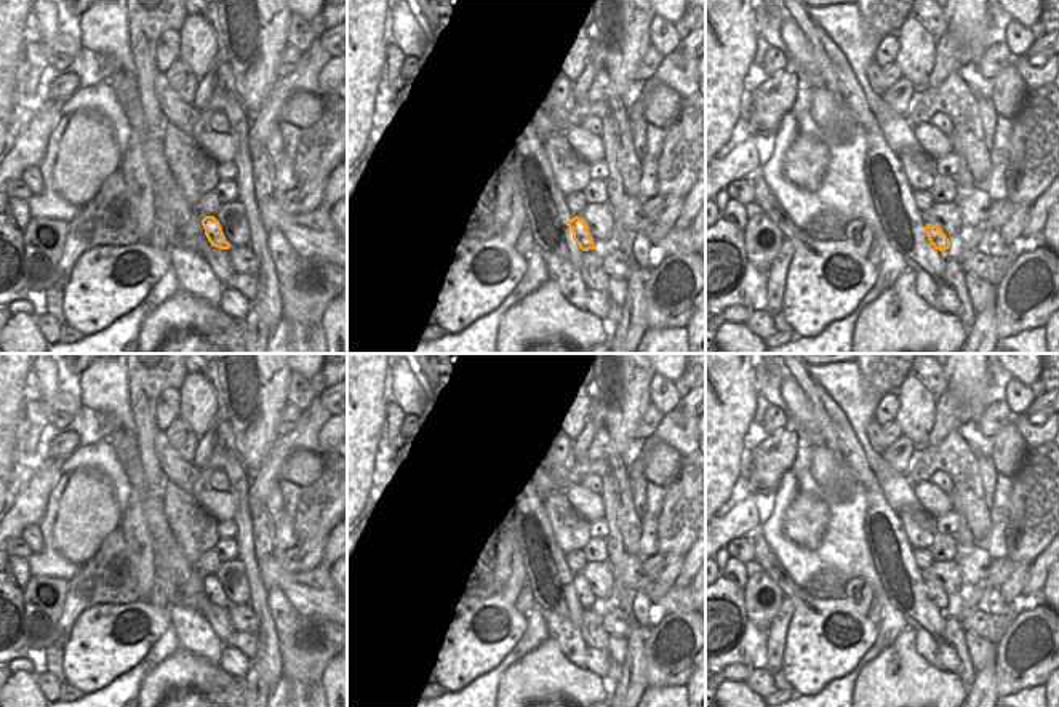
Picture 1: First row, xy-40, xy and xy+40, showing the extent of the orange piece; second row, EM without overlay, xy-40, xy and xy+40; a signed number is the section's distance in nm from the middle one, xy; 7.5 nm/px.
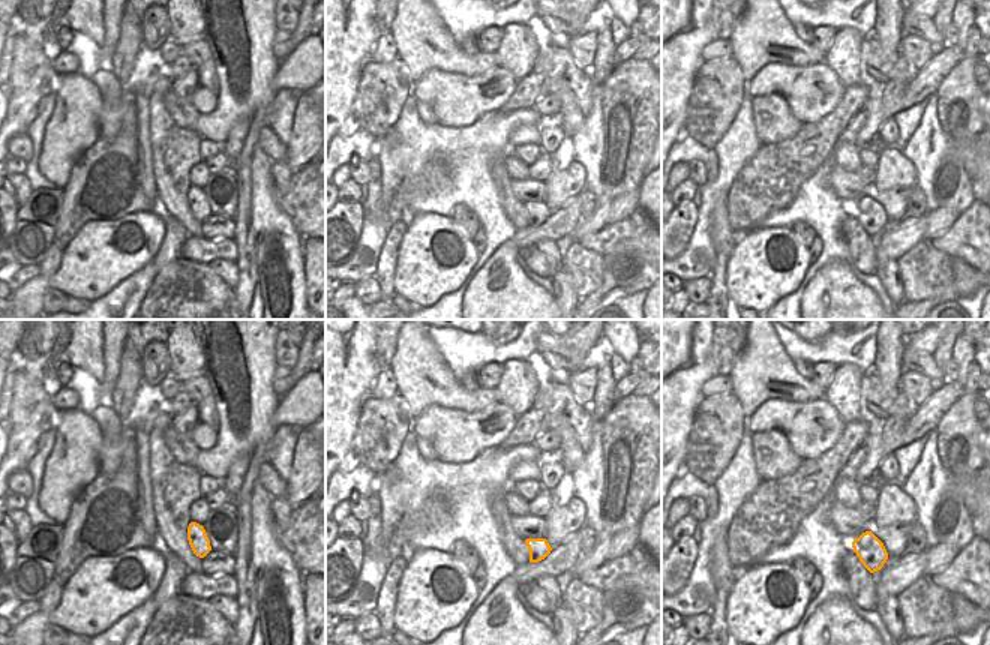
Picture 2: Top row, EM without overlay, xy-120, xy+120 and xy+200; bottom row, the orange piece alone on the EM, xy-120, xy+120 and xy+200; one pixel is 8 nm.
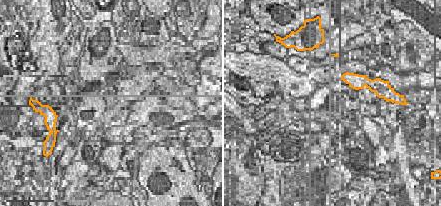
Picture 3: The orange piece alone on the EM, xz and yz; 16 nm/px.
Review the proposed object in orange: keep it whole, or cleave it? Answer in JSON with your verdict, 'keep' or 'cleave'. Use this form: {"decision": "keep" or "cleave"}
{"decision": "keep"}

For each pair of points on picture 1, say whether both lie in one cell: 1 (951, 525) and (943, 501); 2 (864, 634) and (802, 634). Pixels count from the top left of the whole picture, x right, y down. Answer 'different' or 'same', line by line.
1: different
2: same

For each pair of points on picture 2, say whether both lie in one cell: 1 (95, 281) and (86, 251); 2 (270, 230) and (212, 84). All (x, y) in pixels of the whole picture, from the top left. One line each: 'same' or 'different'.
1: same
2: different

